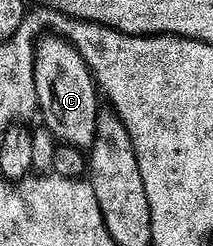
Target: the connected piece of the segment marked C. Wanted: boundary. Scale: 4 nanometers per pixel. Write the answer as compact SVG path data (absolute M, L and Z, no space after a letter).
M54 33L38 40L35 49L35 84L38 114L43 115L42 126L48 127L60 144L68 143L85 153L90 152L97 137L101 92L89 65L74 43Z

